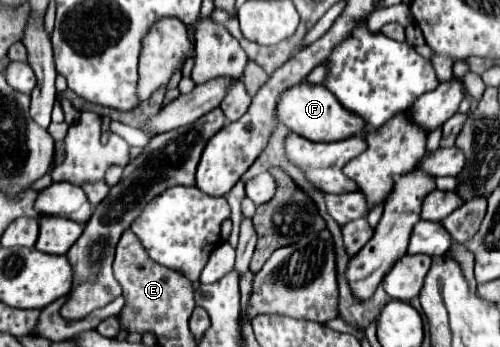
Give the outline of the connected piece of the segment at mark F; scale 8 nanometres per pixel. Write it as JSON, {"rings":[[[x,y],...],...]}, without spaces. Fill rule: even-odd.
{"rings":[[[306,81],[282,93],[276,113],[286,127],[310,141],[342,141],[352,135],[360,135],[366,127],[364,121],[354,113],[348,113],[348,109],[344,109],[344,105],[340,105],[324,85],[310,85]]]}

